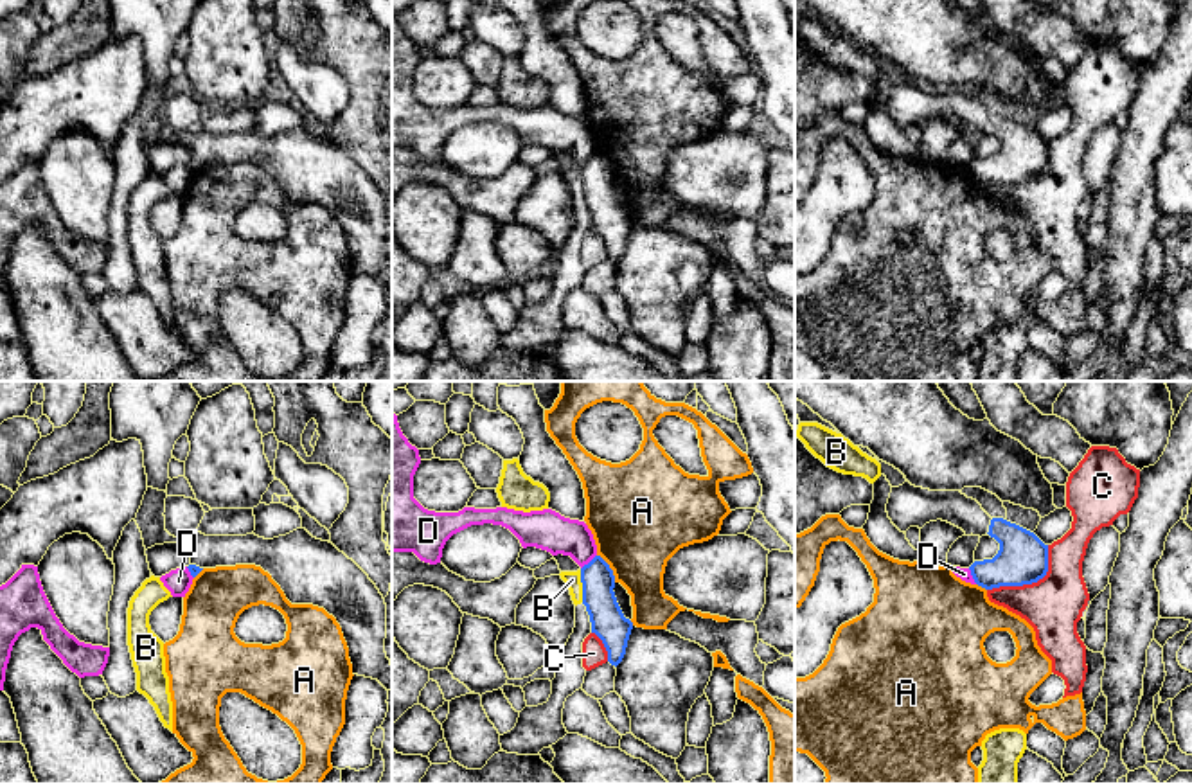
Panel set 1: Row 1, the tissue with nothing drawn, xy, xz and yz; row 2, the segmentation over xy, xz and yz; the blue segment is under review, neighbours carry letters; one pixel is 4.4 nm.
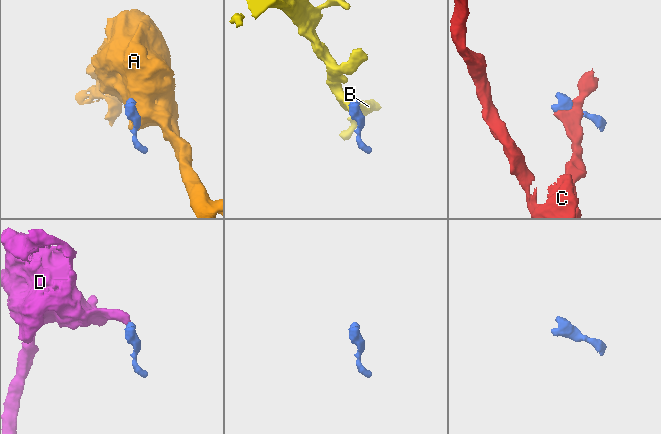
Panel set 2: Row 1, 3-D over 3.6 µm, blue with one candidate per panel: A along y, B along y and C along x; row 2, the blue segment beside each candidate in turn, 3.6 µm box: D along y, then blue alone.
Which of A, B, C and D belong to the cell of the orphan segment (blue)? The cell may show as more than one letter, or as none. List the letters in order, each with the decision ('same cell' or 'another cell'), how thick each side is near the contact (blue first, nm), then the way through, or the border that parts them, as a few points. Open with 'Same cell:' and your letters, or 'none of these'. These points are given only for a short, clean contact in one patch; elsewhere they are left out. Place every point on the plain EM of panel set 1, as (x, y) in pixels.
Same cell: none of these
A: another cell; calibres 160 and 420 nm
B: another cell; calibres 160 and 70 nm; border xz (579, 168), (583, 198)
C: another cell; calibres 220 and 260 nm; border yz (1049, 142), (1049, 168), (1041, 175), (987, 187)
D: another cell; calibres 150 and 180 nm; border xz (596, 151), (581, 166)

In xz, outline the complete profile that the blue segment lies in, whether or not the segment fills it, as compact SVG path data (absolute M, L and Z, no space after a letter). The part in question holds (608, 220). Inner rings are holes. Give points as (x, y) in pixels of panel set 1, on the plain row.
M595 153L581 165L581 180L592 230L602 237L608 259L617 264L626 252L633 219L624 214L617 200L613 167L600 153Z

